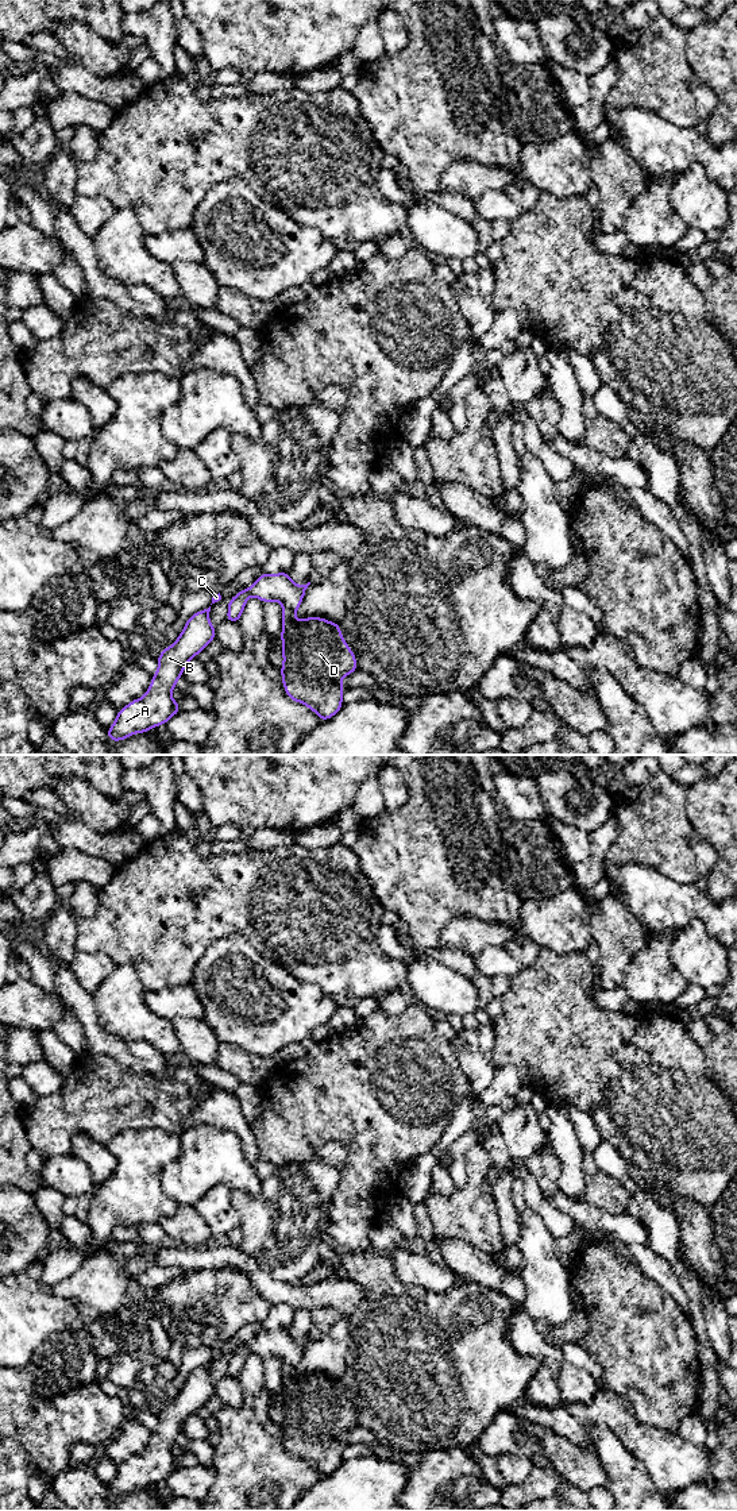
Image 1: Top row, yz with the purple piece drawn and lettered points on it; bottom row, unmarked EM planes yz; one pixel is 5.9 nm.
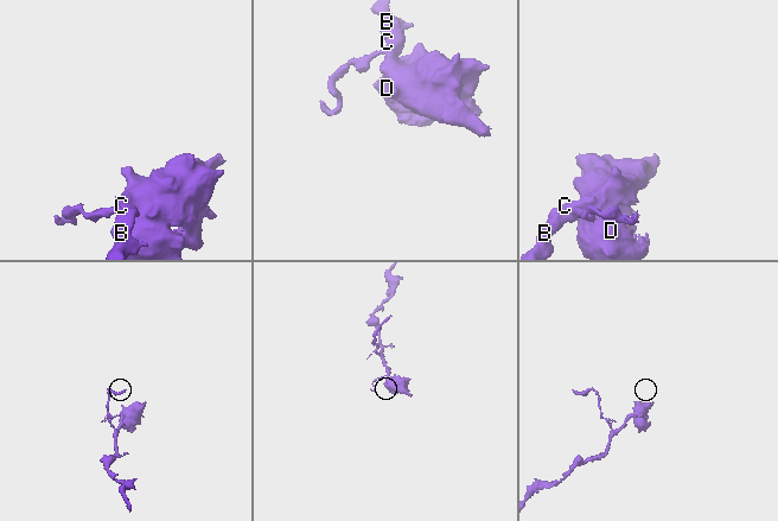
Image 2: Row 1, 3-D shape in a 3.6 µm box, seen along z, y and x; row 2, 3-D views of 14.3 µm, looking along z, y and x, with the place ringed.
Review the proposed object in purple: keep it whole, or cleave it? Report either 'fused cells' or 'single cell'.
single cell

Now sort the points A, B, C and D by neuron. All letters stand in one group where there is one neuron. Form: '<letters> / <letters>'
A B C D

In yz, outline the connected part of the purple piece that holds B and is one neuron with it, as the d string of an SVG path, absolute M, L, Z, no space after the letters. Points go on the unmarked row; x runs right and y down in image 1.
M211 1362L192 1371L175 1399L157 1412L158 1426L146 1450L120 1465L115 1479L107 1485L111 1497L121 1497L135 1489L147 1489L148 1485L166 1480L181 1466L171 1448L188 1418L216 1394L209 1368Z

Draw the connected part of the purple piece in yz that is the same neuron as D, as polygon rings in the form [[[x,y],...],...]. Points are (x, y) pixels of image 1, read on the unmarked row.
[[[262,1329],[248,1346],[243,1345],[229,1356],[225,1377],[238,1380],[250,1353],[265,1360],[281,1358],[281,1437],[285,1449],[325,1477],[343,1464],[342,1453],[346,1445],[340,1437],[359,1425],[352,1406],[343,1395],[339,1379],[321,1373],[294,1375],[309,1341],[310,1338],[296,1341],[289,1329]]]

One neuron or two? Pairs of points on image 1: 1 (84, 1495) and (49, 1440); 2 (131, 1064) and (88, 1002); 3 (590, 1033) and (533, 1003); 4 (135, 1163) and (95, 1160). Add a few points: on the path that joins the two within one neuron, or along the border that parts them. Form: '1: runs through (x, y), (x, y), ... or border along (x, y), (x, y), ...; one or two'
1: border along (69, 1467), (53, 1479); two
2: runs through (115, 1048), (91, 1025), (89, 1018); one
3: runs through (577, 1032), (566, 1032), (547, 1017); one
4: border along (107, 1145), (116, 1167), (96, 1186); two

